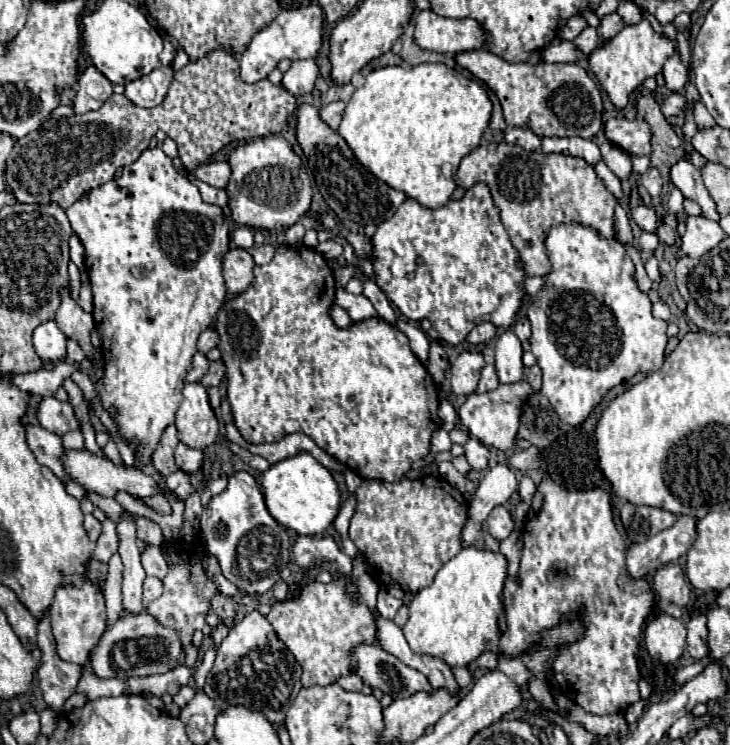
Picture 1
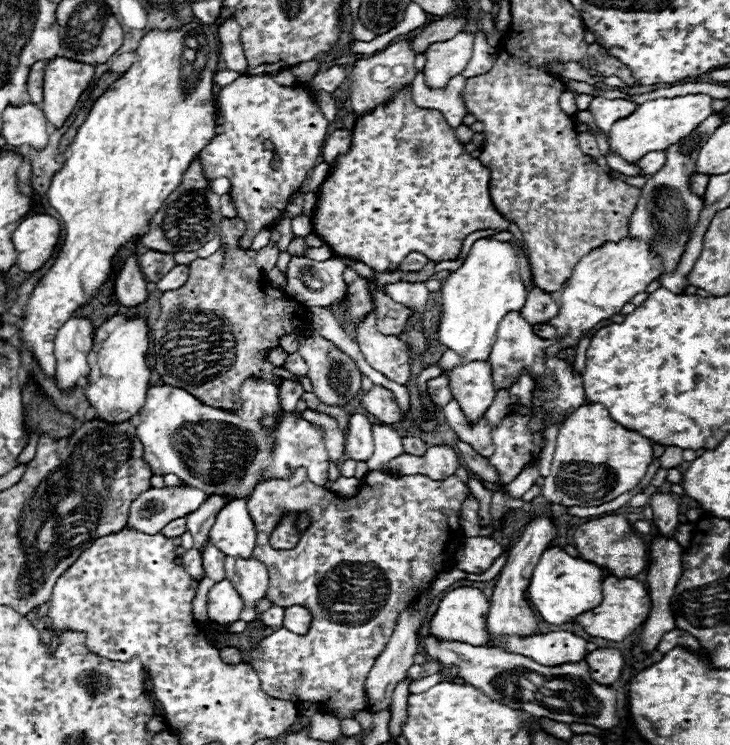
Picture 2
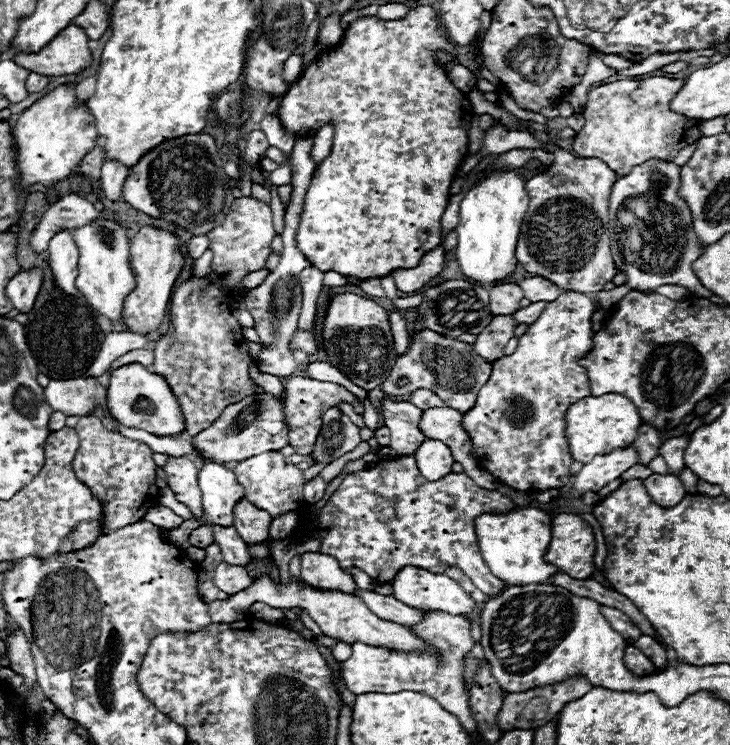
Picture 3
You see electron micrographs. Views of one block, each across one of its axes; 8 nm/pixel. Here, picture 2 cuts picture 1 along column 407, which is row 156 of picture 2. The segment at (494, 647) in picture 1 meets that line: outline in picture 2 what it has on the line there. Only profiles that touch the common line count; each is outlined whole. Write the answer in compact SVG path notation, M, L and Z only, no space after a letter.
M686 94L686 96L676 96L676 98L648 100L640 104L636 112L612 124L608 132L610 148L616 150L628 162L636 162L640 156L644 156L650 150L666 150L668 146L680 142L684 136L696 130L714 112L712 100L714 98L710 98L708 94Z

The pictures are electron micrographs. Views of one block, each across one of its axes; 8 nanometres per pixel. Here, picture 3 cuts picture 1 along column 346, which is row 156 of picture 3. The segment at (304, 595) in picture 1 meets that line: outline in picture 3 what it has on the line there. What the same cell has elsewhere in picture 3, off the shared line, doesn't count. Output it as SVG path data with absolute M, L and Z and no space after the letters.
M654 76L646 80L620 80L612 84L602 84L588 92L588 102L584 104L582 116L586 120L584 128L576 134L574 152L580 158L600 158L616 174L628 174L636 164L650 158L674 160L680 148L694 144L700 138L700 120L688 120L686 116L676 116L668 108L668 100L676 96L682 80L672 80L664 76Z

